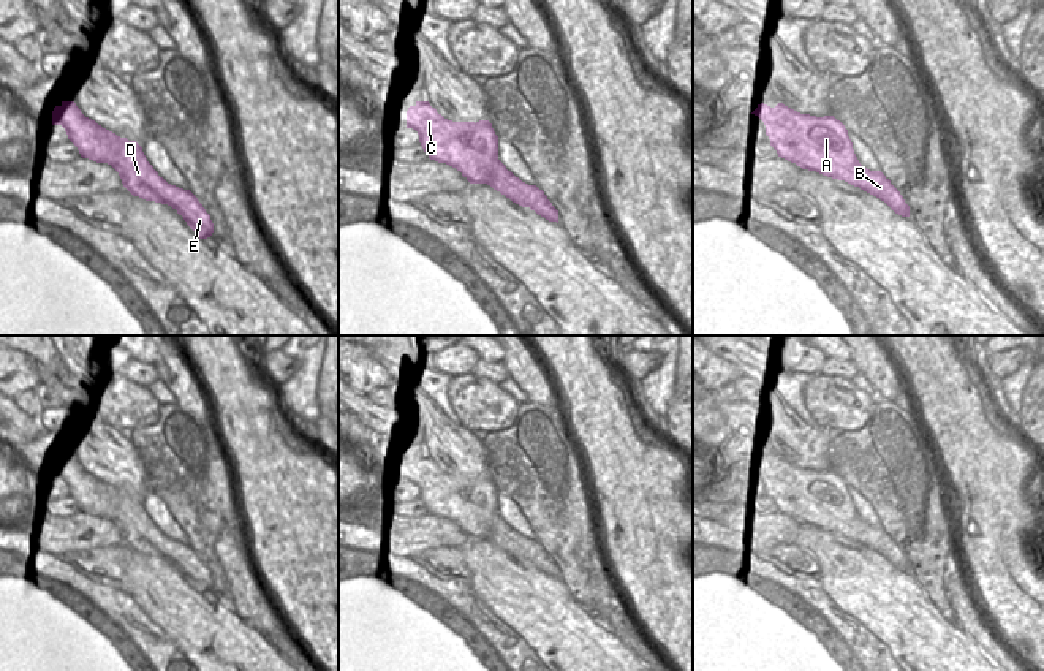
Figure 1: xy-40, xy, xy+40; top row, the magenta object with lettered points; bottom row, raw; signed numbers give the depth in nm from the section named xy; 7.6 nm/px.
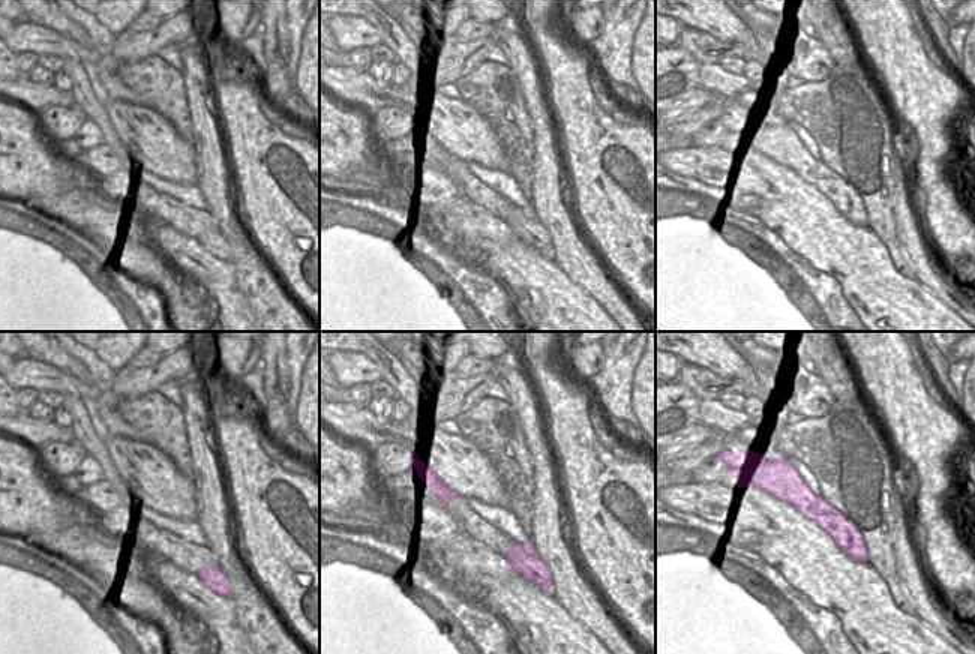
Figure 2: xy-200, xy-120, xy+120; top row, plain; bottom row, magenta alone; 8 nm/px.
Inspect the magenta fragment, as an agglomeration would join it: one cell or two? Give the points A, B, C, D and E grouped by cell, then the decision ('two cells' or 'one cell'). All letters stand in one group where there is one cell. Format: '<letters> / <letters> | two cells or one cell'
A C D E / B | two cells

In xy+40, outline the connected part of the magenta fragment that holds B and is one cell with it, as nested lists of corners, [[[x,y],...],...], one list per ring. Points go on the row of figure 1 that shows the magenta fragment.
[[[842,123],[840,135],[835,136],[835,146],[846,154],[846,163],[838,166],[838,172],[845,182],[849,182],[861,190],[884,201],[895,214],[910,217],[910,206],[905,203],[900,191],[881,171],[870,171],[864,168],[853,149],[848,130]]]

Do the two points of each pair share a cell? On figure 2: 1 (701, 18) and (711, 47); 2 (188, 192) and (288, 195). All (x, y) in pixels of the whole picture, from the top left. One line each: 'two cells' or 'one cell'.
1: two cells
2: two cells

